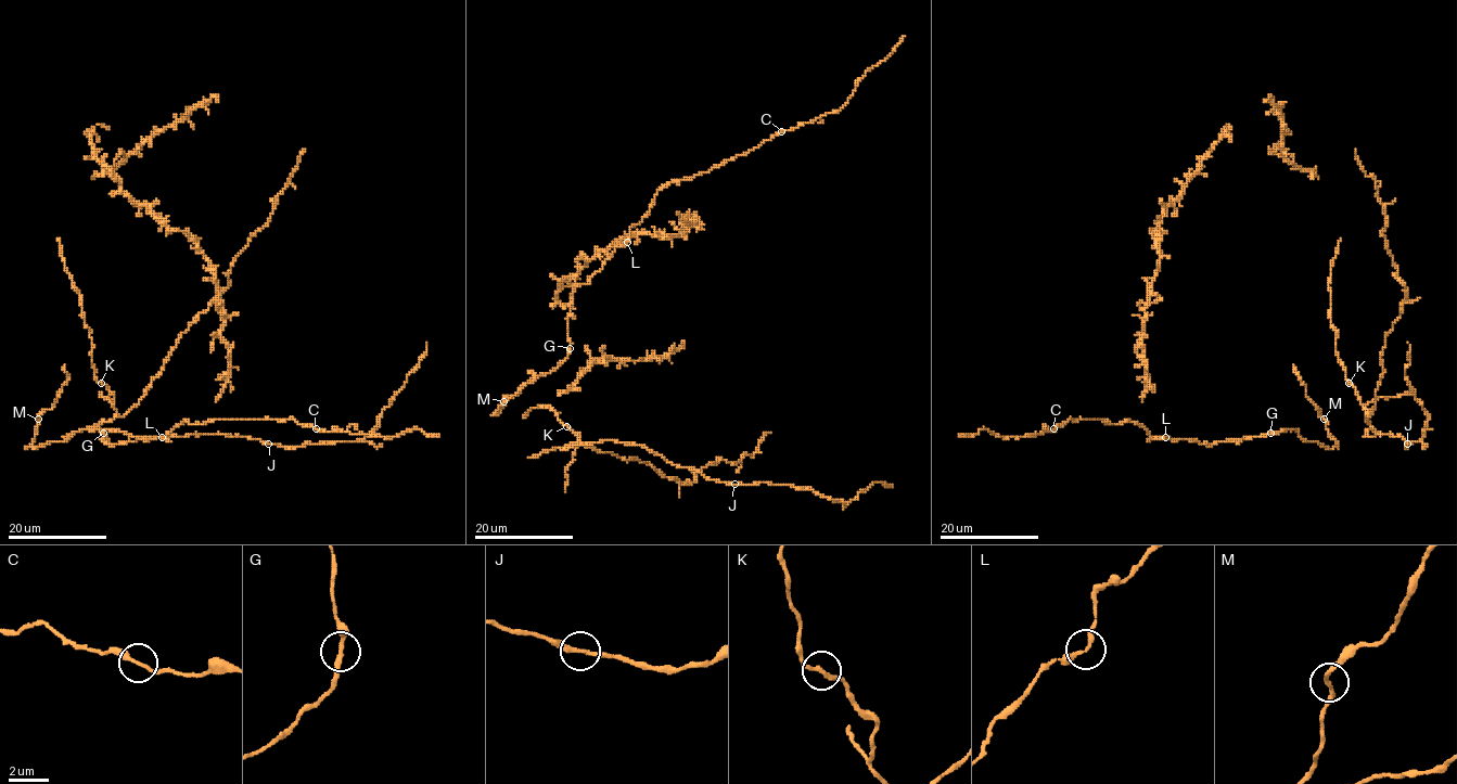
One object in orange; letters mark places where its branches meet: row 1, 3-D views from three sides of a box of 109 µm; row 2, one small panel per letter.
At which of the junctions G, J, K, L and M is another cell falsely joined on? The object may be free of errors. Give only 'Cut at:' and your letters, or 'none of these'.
Cut at: none of these

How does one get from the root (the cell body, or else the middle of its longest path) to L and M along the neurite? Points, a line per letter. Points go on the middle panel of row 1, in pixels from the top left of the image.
L: (570, 348), (567, 316), (572, 292), (587, 282), (616, 247), (628, 242)
M: (570, 348), (569, 355), (556, 368), (526, 383), (496, 413), (503, 401)

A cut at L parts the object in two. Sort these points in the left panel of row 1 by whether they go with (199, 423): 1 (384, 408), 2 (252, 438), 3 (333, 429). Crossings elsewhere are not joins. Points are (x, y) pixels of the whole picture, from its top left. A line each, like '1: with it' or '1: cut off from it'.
1: cut off from it
2: cut off from it
3: with it

